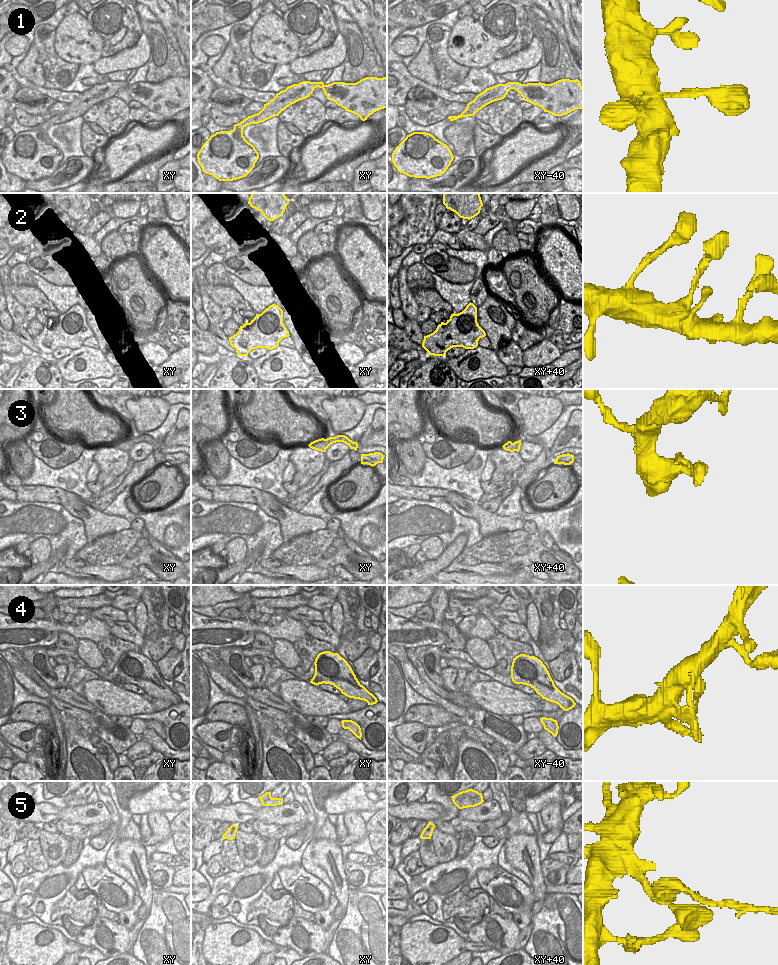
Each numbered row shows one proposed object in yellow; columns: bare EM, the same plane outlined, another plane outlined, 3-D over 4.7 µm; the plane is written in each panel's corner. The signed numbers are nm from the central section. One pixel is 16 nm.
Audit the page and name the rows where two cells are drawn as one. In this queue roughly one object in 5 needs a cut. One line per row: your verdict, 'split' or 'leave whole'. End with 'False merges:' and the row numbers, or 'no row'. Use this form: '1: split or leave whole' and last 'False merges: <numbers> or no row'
1: leave whole
2: leave whole
3: leave whole
4: leave whole
5: split
False merges: 5

